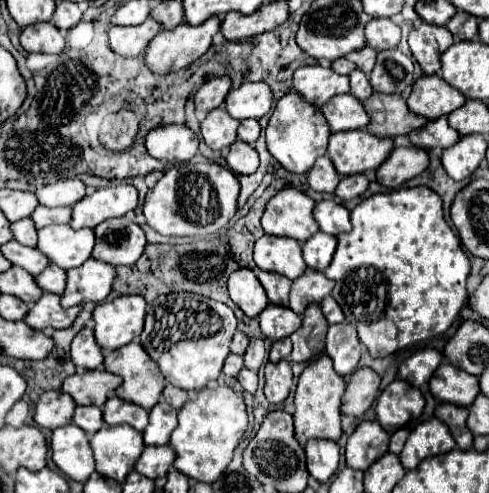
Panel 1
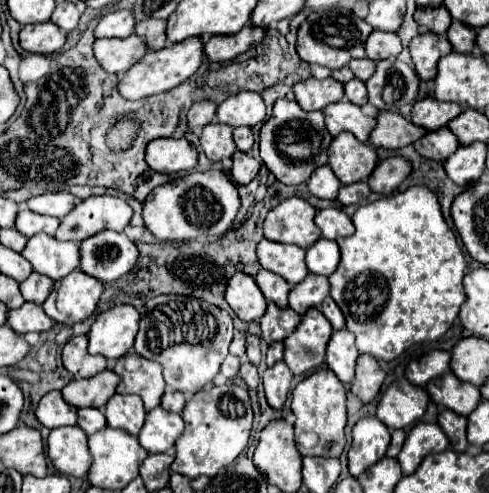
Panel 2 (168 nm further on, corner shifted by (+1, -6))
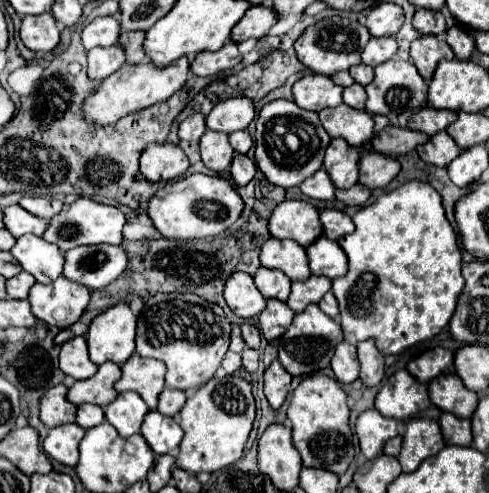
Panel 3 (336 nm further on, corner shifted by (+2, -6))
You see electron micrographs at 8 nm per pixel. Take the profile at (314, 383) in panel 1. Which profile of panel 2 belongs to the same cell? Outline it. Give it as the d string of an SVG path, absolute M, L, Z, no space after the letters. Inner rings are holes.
M329 368L313 372L309 378L295 386L291 410L295 414L295 442L301 456L341 456L345 446L343 428L347 422L345 400L347 390Z

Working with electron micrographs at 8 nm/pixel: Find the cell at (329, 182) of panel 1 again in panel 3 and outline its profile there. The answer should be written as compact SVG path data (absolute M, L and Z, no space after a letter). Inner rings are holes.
M318 170L314 176L310 176L308 180L304 180L300 184L300 190L314 200L334 200L334 184L330 180L330 176L326 174L326 170Z

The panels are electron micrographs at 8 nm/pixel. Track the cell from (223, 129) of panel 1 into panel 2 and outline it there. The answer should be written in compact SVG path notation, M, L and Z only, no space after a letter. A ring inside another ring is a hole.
M211 122L203 128L201 148L209 160L219 162L221 158L233 156L233 152L237 148L235 148L231 132L233 132L233 128L229 128L227 124L217 124L217 122Z

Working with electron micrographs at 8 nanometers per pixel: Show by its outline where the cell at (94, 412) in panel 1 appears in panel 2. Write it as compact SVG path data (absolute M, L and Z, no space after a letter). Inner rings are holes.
M81 408L81 410L79 410L79 422L77 422L77 426L79 426L87 436L91 436L91 434L95 434L99 428L105 428L107 422L105 422L105 416L103 416L101 410L97 410L97 408Z

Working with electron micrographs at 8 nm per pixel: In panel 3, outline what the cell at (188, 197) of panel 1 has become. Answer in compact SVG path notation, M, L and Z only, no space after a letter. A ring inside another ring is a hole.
M192 174L178 182L168 182L160 192L156 192L148 204L148 214L156 230L164 238L174 240L202 240L226 232L242 214L244 202L236 188L220 178L206 174Z

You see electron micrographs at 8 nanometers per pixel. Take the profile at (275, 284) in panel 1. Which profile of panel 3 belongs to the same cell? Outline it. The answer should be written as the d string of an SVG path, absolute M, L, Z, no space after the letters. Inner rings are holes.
M264 266L258 268L254 282L256 282L256 286L264 298L278 298L282 302L288 298L290 284L292 284L290 278L282 270L270 270Z

